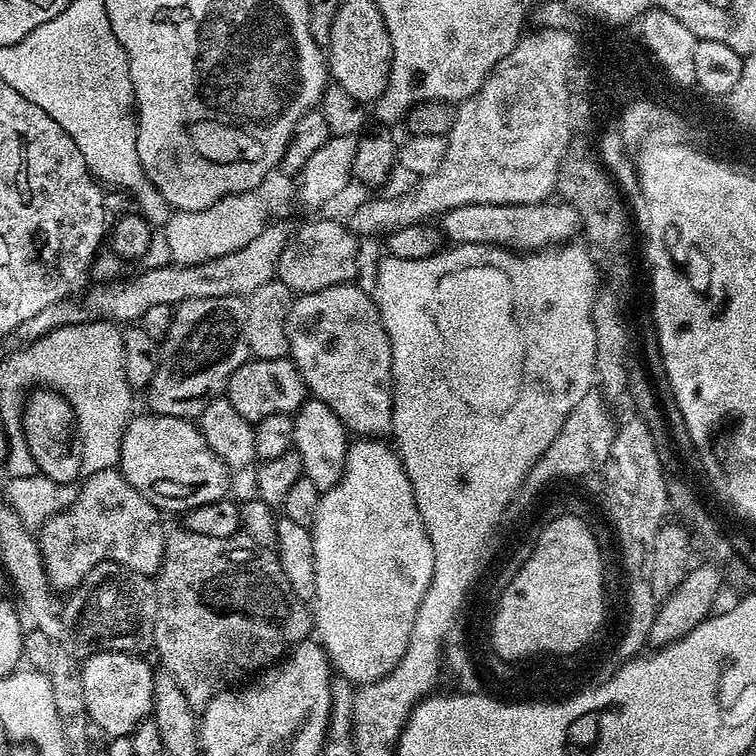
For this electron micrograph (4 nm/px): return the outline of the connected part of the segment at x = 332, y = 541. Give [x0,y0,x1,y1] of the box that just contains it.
[311,438,434,686]

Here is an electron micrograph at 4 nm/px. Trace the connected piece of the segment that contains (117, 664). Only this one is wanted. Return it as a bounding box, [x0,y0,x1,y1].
[82,652,154,738]

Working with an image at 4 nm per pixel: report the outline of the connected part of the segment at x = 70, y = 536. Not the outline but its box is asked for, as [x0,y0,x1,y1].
[38,468,166,588]

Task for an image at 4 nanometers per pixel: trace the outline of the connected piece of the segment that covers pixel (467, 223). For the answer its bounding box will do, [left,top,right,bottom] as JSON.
[438,202,581,250]

